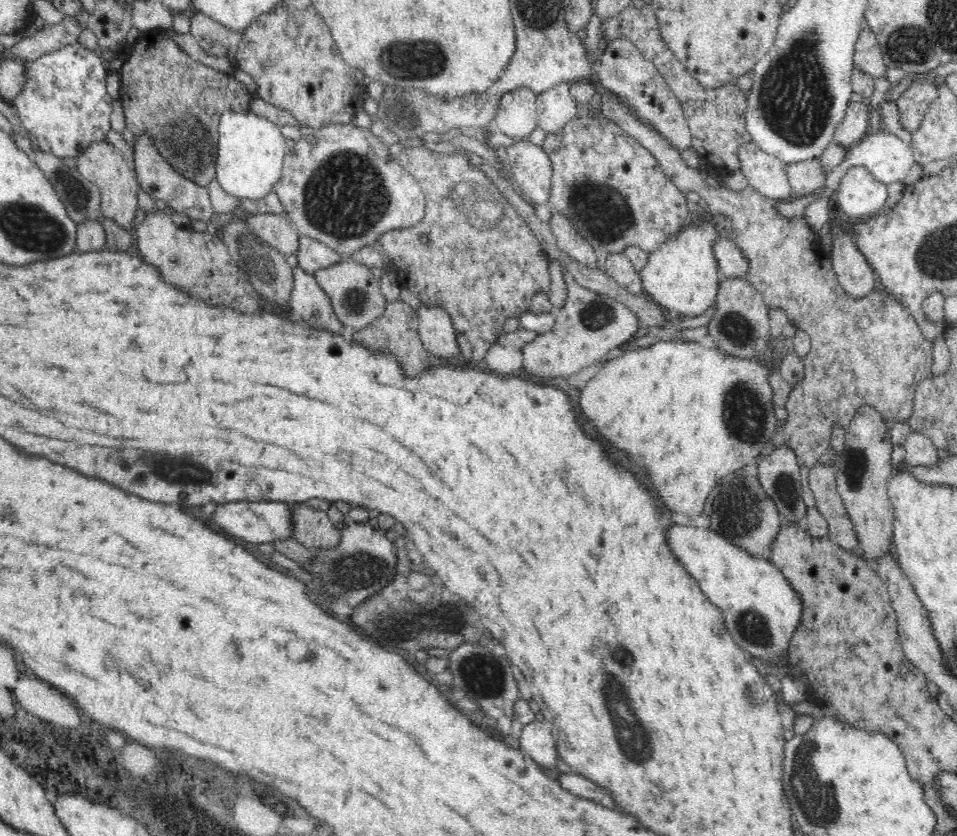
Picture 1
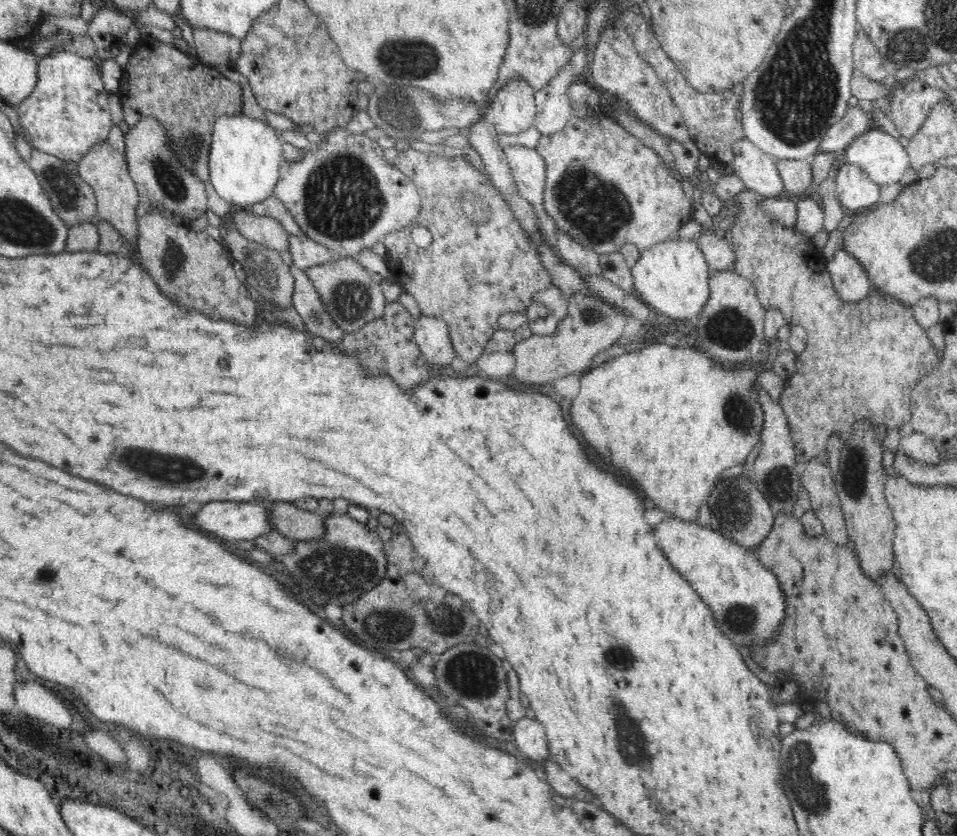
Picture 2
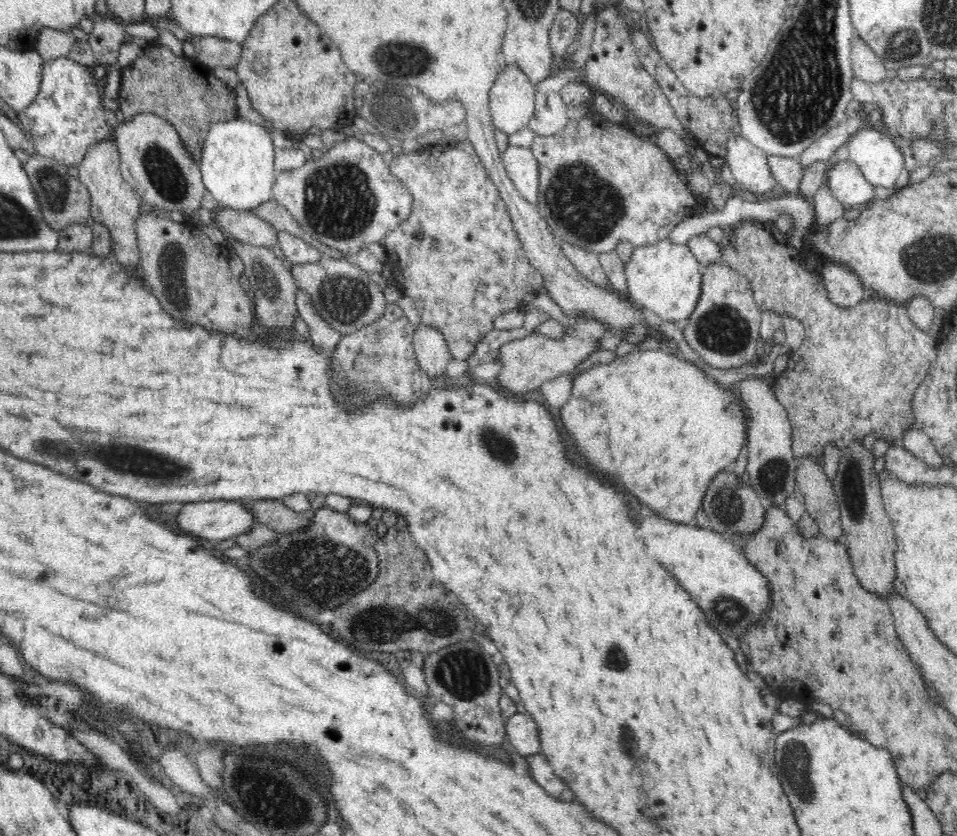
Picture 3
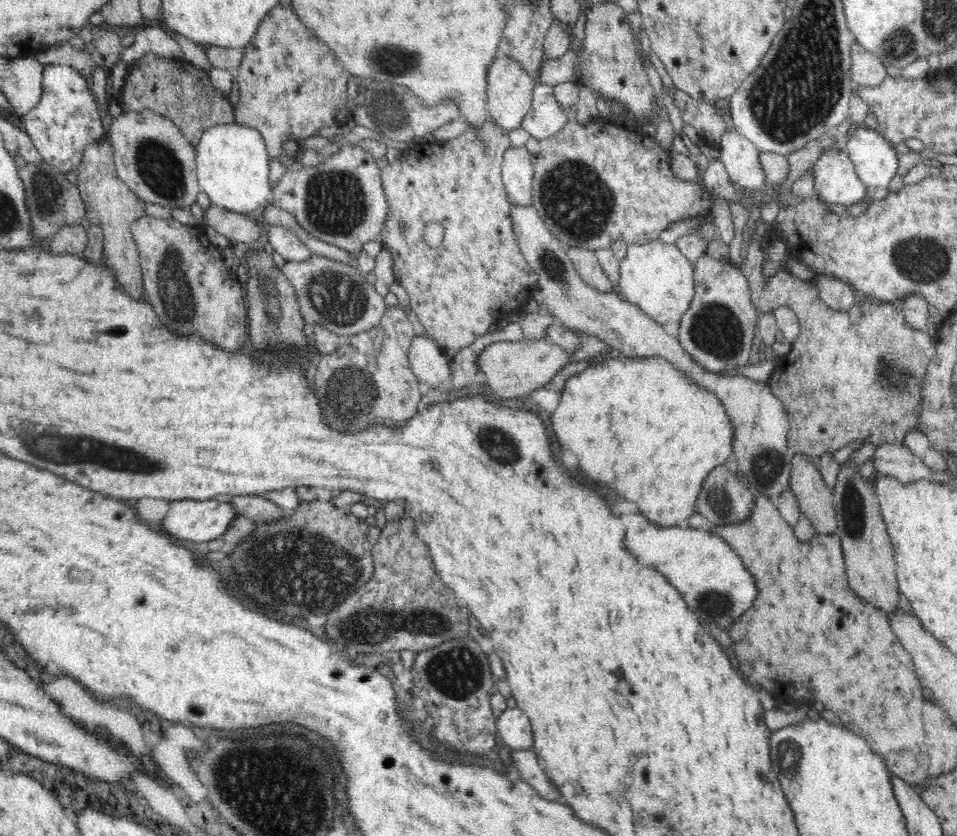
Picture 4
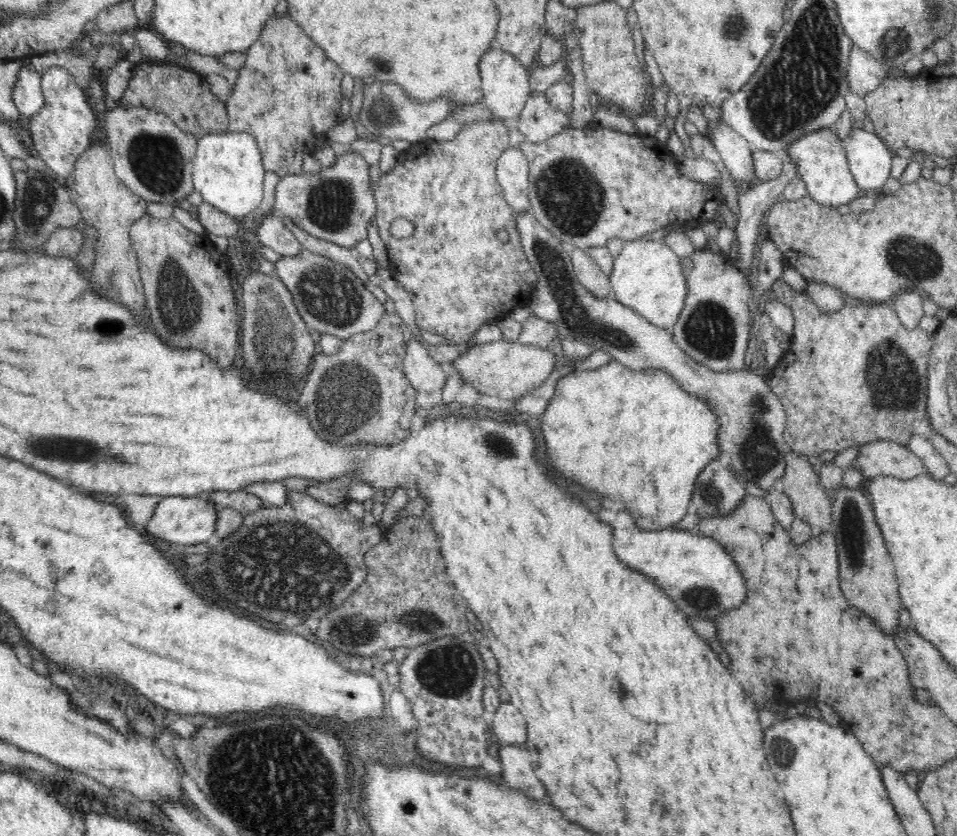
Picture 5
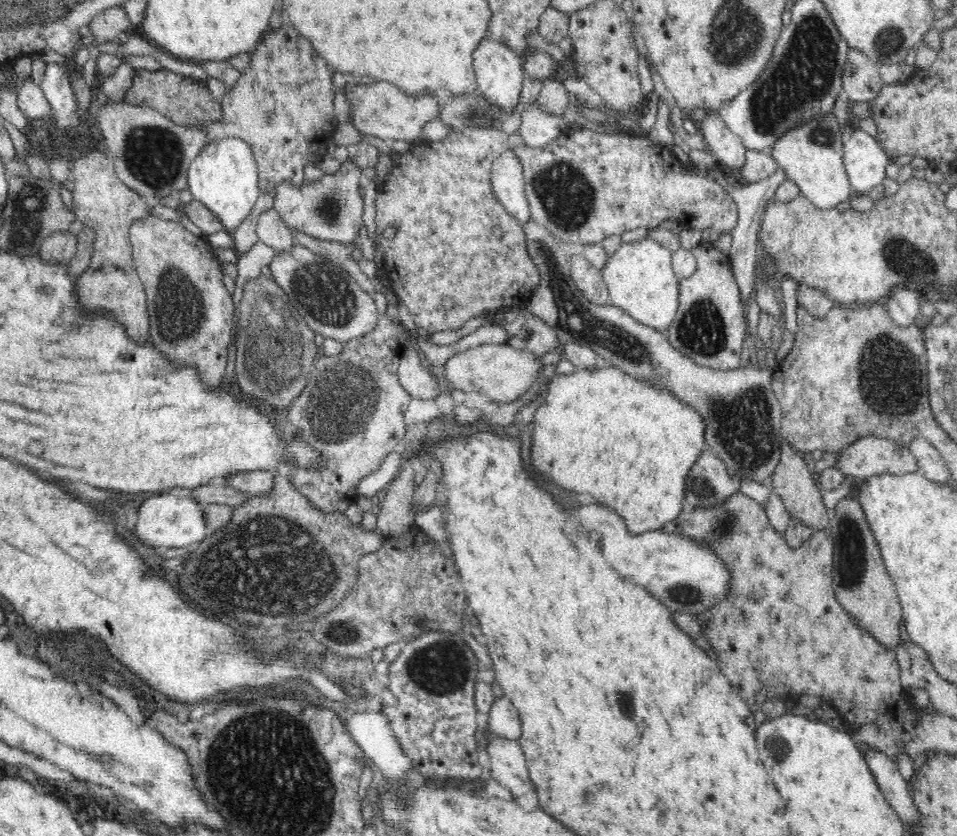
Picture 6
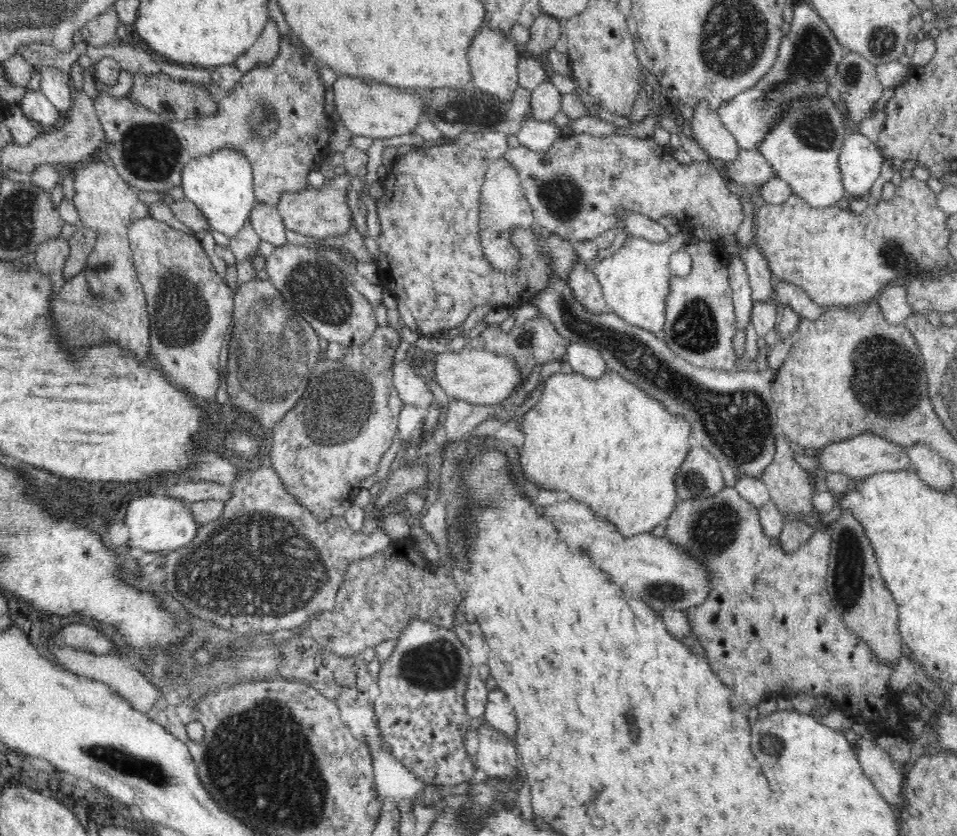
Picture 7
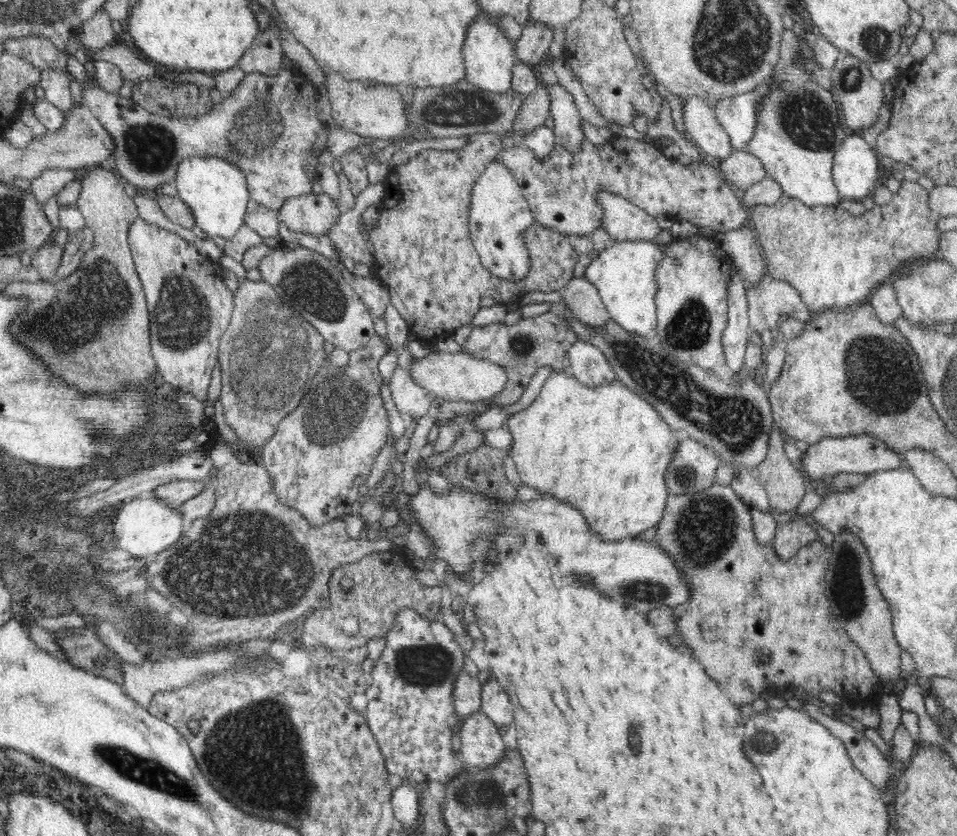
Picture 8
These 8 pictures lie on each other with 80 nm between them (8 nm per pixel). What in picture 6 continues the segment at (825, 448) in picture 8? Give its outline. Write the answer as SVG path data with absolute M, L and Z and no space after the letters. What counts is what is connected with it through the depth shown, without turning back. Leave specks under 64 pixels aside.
M864 436L836 451L841 455L834 467L858 481L882 474L904 475L920 470L908 446L884 437Z

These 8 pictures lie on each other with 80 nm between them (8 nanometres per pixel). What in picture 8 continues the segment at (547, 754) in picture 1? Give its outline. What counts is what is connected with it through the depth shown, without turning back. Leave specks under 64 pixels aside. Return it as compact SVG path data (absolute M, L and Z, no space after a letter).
M492 676L487 683L482 684L481 711L495 722L497 727L509 726L511 729L514 713L508 693Z

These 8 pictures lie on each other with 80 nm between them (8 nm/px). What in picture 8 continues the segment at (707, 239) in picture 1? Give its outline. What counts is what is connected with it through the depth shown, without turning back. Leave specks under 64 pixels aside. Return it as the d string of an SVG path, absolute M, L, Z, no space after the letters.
M645 240L611 242L591 261L584 275L584 278L598 288L609 319L618 323L625 331L644 336L651 341L655 341L656 326L658 326L655 301L658 292L656 268L664 258L666 248L668 244L658 246L652 241Z

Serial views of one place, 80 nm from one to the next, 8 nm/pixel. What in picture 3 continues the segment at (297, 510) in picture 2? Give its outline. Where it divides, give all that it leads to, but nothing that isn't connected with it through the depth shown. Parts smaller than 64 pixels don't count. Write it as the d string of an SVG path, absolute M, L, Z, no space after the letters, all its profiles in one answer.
M282 500L244 501L244 507L254 515L256 522L265 524L279 534L304 530L310 524L310 516L293 511L282 503Z

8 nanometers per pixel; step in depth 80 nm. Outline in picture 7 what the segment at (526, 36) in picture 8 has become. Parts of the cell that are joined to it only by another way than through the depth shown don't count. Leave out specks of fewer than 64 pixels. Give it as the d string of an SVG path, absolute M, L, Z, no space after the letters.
M540 14L534 19L534 24L529 27L531 39L520 48L520 54L523 56L538 57L551 47L556 45L562 35L563 22L549 16Z

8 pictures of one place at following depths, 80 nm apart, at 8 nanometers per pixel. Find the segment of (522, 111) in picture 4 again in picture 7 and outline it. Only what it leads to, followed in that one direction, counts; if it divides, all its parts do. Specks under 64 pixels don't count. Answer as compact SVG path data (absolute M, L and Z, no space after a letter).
M482 26L468 46L468 64L471 70L471 83L476 89L492 94L501 102L509 102L512 92L518 88L518 62L521 57L520 48L509 37L499 30Z

